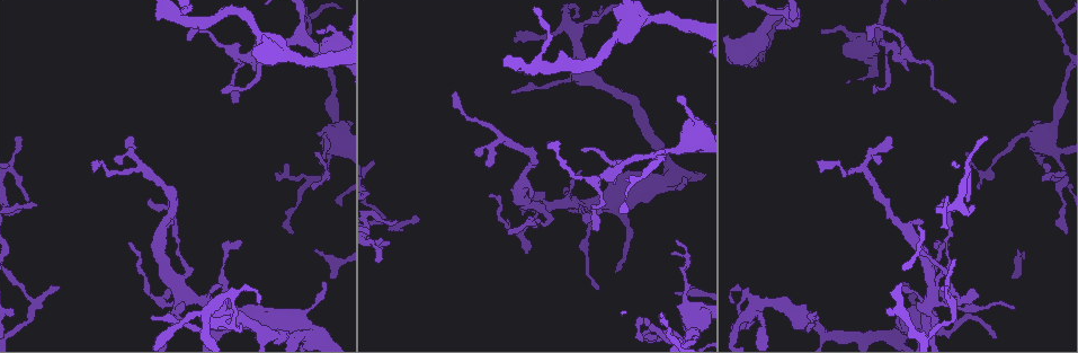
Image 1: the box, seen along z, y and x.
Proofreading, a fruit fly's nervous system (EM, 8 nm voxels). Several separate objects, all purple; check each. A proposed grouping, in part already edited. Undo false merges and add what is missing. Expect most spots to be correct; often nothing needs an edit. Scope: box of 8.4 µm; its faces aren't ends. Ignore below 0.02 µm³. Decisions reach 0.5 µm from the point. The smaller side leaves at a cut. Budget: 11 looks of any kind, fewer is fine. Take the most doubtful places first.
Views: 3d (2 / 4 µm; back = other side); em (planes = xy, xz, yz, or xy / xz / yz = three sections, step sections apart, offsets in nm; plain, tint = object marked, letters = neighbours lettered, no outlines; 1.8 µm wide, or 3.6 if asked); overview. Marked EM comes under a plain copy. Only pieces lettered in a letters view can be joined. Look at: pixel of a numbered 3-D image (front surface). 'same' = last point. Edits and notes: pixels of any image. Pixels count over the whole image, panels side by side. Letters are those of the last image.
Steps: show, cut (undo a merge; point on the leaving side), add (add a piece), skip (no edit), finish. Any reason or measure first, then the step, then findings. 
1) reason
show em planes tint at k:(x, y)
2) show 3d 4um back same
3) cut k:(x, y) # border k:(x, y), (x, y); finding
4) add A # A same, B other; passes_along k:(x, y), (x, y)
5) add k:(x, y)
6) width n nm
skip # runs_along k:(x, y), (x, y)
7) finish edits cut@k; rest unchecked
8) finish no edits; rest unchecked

arms part here
show em 3.6um xz step 8 letters at 1:(625, 27)

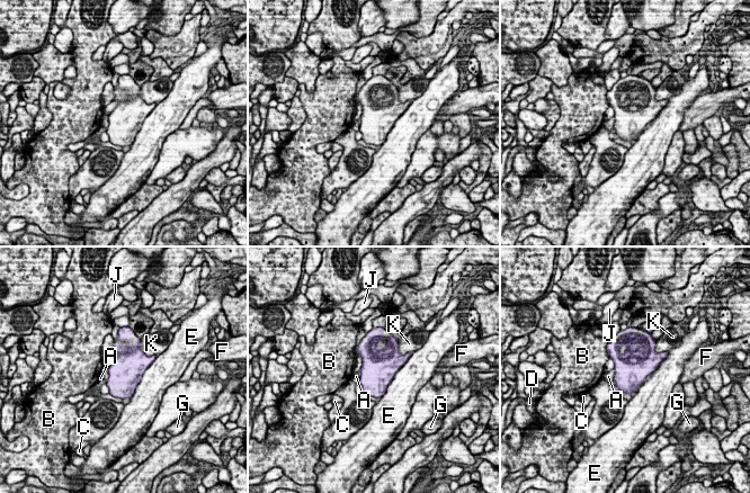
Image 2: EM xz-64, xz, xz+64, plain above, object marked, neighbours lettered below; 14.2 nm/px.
skip # A other, B other, C other, D other, E other, F other, G other, J other, K other; border 2:(614, 368), (613, 381); one neuron here

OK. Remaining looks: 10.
sharp bend
show em 3.6um xy step 16 letters at 1:(685, 144)

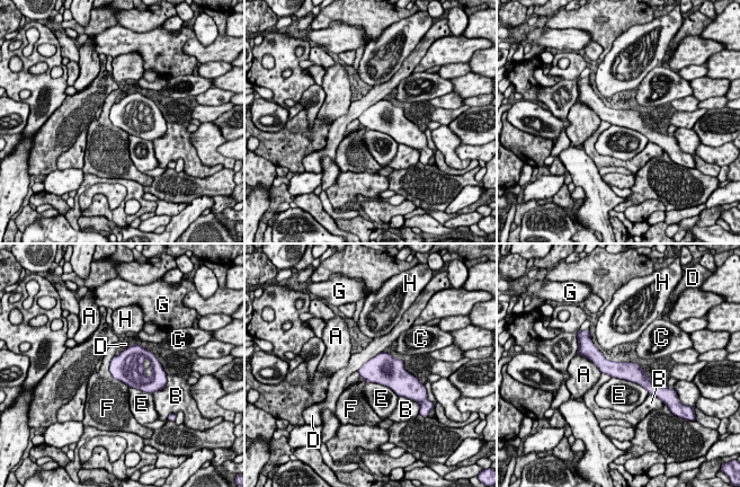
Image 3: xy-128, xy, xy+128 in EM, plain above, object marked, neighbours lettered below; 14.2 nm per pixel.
skip # A other, B other, C other, D other, E other, F other, G other, H other; runs_along 3:(595, 357), (650, 384); all the same neuron

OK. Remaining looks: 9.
four or more arms meet
show em 3.6um planes tint at 1:(629, 201)

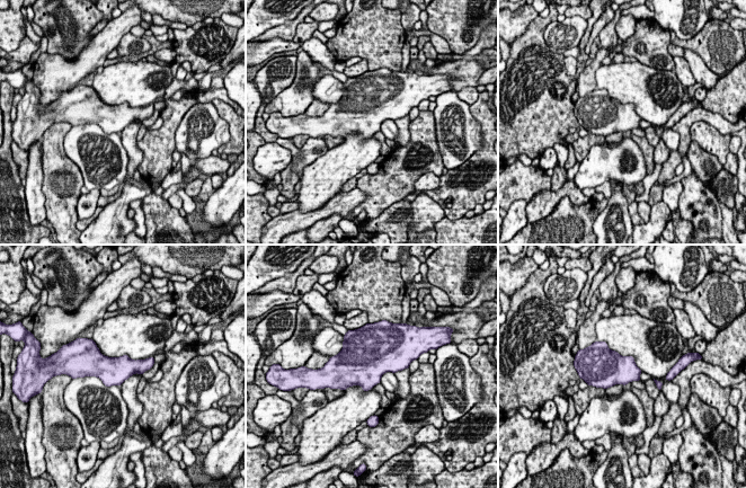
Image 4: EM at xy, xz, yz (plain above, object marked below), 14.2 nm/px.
show em 3.6um planes letters same

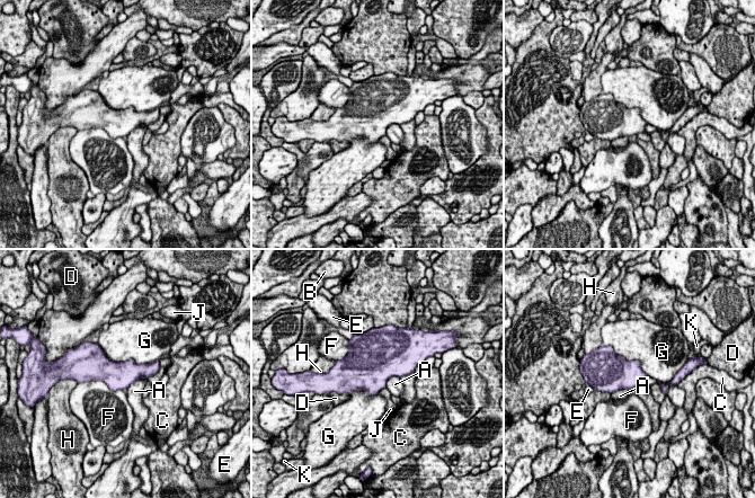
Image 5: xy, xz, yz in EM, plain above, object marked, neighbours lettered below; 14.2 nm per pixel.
width 420 nm
skip # A other, B other, C other, D other, E other, F other, G other, H other, J other, K other; border 5:(147, 379), (139, 378), (124, 390); one neuron here

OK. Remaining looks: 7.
branch stops here
show em xz step 4 tint at 1:(157, 18)

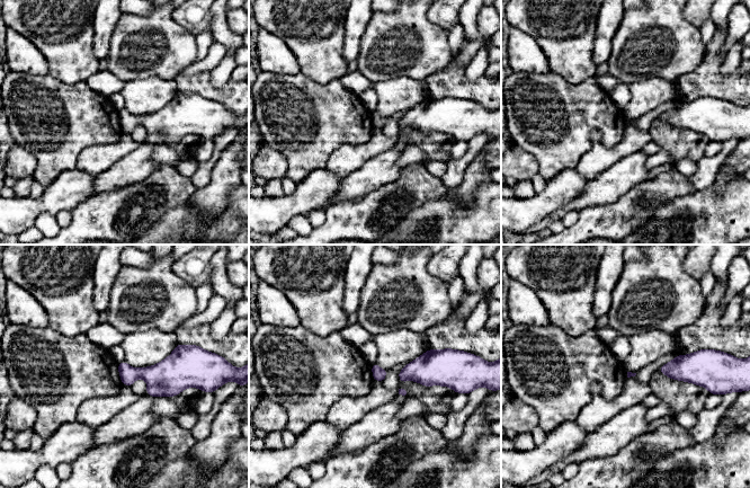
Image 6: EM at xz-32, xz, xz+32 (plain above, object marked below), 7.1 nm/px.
cut it another way
show em planes letters same

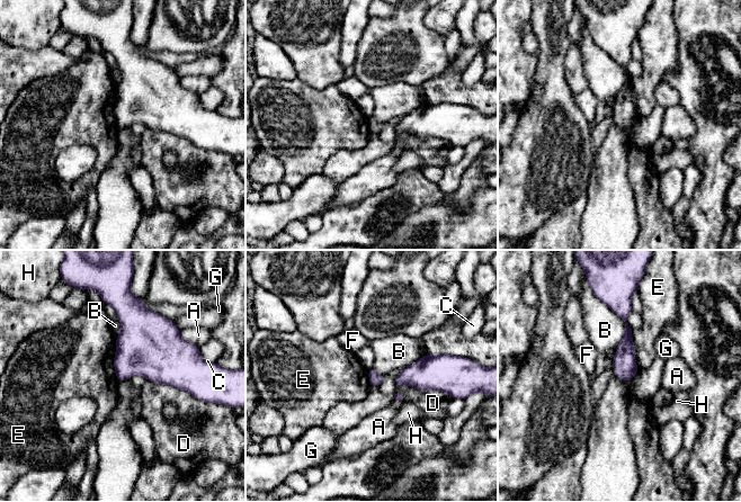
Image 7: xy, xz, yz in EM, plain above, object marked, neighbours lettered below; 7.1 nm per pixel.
skip # A other, B other, C other, D other, E other, F other, G other, H other; border 7:(601, 301), (624, 322), (616, 349); no lettered piece goes on from it

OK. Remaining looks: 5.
finish no edits; rest unchecked

